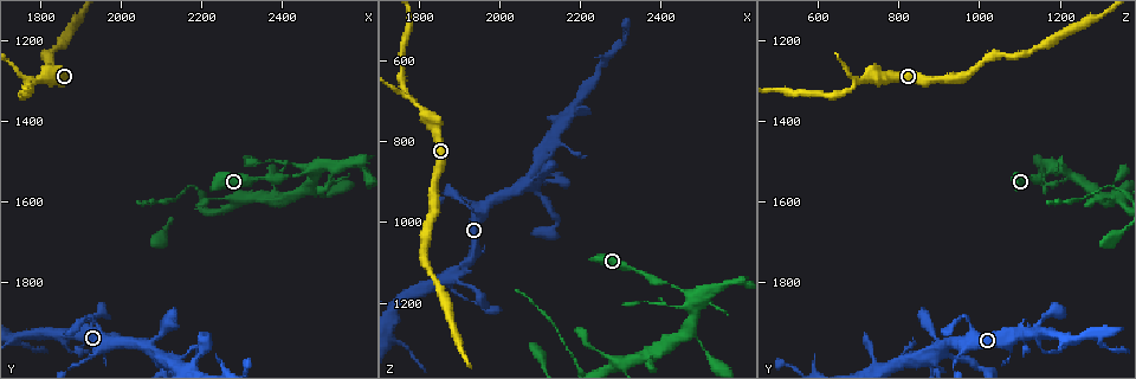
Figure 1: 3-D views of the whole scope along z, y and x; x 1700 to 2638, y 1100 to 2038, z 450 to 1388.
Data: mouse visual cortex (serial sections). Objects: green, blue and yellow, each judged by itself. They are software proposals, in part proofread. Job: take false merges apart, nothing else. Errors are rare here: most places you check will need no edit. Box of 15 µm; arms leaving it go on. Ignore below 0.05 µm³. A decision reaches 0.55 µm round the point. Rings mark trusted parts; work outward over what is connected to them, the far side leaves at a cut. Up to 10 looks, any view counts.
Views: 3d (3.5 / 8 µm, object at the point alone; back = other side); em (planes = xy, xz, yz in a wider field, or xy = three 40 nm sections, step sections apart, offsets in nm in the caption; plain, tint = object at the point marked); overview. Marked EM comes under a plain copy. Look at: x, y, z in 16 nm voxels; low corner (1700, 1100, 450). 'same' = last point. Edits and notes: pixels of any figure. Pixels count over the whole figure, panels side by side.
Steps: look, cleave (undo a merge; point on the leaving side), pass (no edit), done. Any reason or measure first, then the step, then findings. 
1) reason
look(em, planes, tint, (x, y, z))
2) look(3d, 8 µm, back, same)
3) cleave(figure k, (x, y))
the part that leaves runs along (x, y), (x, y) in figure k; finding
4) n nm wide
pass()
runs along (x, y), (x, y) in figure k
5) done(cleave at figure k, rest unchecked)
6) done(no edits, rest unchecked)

four-way junction
look(3d, 8 µm, (2475, 1515, 1190))

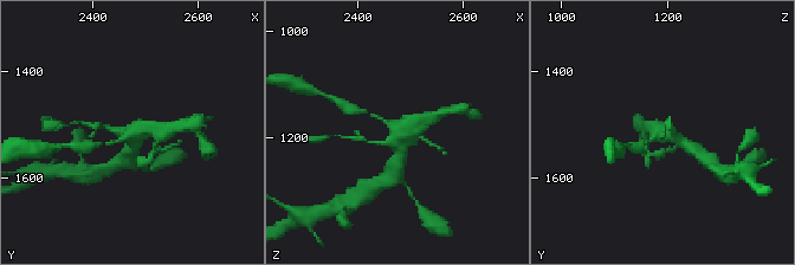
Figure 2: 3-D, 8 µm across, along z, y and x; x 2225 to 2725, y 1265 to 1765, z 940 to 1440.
now the EM
look(em, planes, tint, (2480, 1520, 1185))

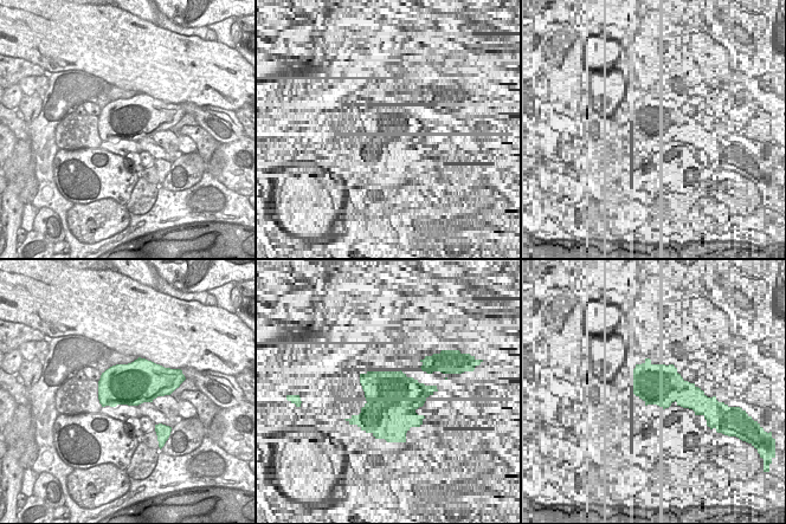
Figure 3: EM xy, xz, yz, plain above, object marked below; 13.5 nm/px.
pass()
runs along (370, 114), (398, 130), (398, 162) in figure 2; continuous, no second cell

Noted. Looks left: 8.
look(3d, 3.5 µm, (2235, 1595, 1320))

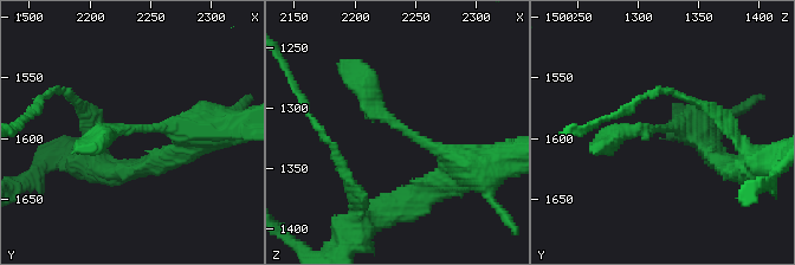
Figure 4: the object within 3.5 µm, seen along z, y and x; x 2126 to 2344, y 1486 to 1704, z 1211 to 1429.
now the EM
look(em, xy, step 1, tint, (2236, 1590, 1318))

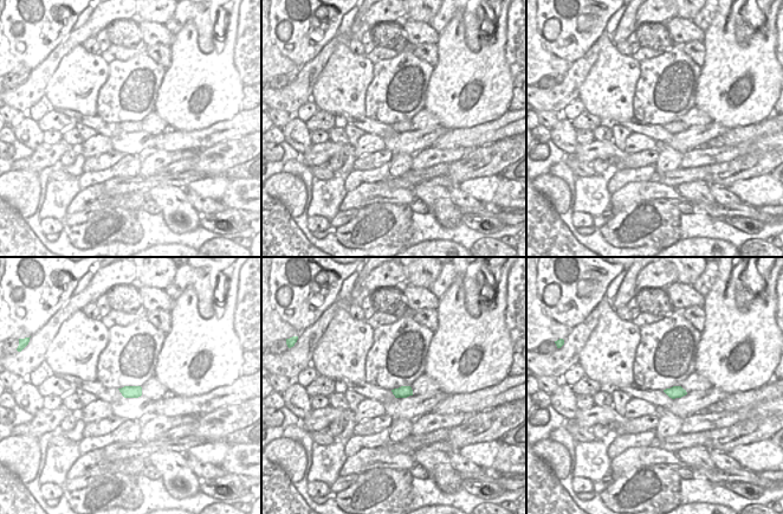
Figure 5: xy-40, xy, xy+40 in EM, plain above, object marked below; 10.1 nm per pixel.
120 nm wide
pass()
runs along (470, 170), (376, 112), (354, 73) in figure 4; all the same cell

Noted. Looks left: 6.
thick turns thin
look(3d, 8 µm, (1875, 1965, 1155))

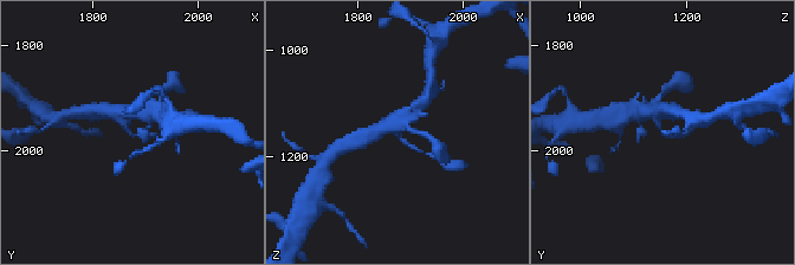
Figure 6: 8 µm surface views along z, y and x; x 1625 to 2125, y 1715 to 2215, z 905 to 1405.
look(3d, 3.5 µm, (1870, 1965, 1160))

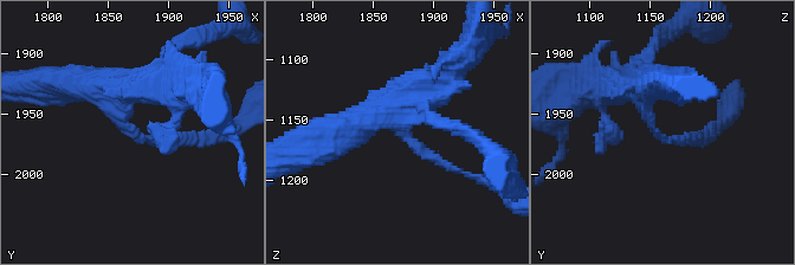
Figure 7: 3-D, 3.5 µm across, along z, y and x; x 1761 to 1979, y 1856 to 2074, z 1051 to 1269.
arms of 150, 400 nm; need the tissue
look(em, xy, step 3, tint, (1874, 1966, 1160))

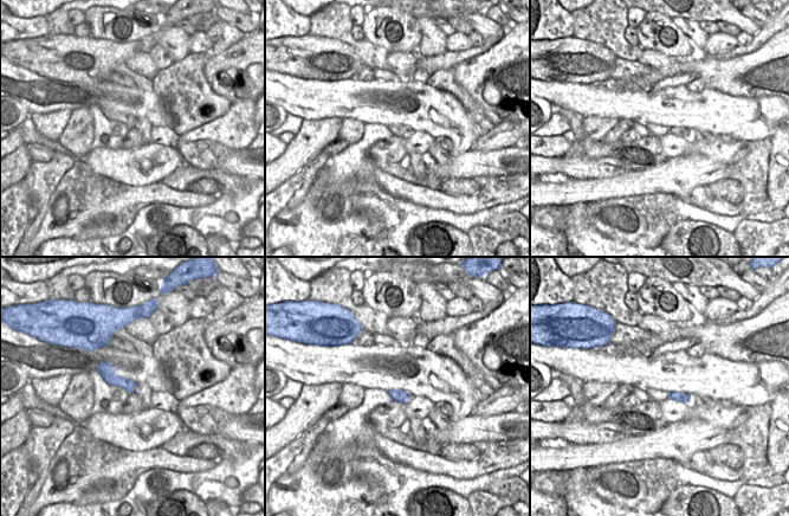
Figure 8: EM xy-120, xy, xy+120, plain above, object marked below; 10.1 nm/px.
pass()
runs along (407, 97), (386, 122), (465, 173) in figure 7; continuous, no second cell

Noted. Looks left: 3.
three-way junction
look(3d, 8 µm, back, (1785, 1305, 695))

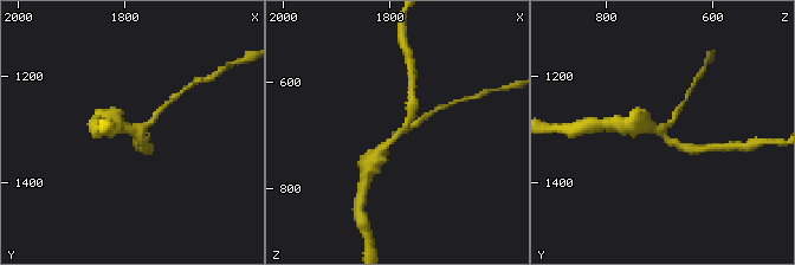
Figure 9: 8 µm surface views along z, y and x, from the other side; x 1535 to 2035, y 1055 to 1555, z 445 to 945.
closer look
look(3d, 3.5 µm, (1785, 1305, 700))

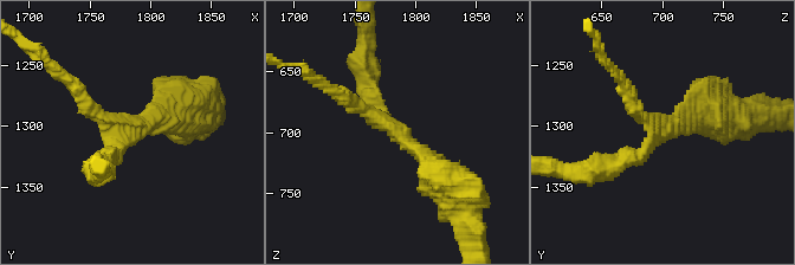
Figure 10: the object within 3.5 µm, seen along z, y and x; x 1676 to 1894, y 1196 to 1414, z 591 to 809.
now the EM
look(em, xy, step 2, tint, (1788, 1302, 700))

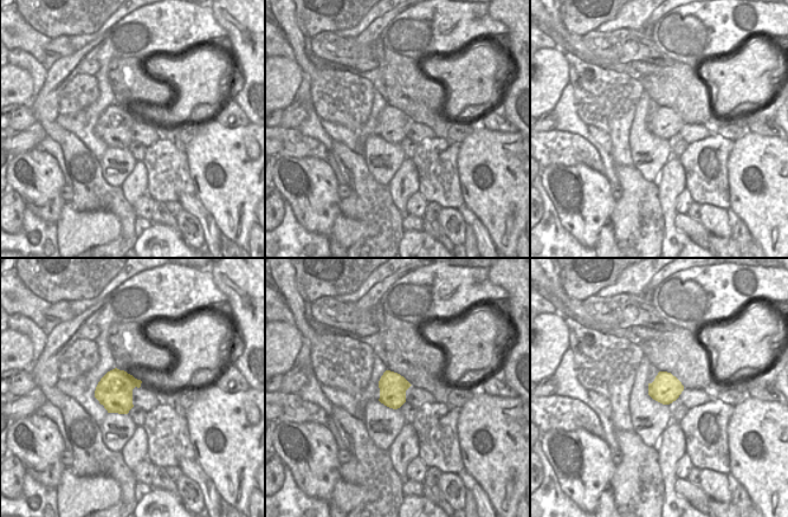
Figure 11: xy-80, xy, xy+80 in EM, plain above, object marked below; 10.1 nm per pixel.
pass()
runs along (452, 191), (380, 118), (364, 79) in figure 10; all the same cell

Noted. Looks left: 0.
done(no edits, rest unchecked)

